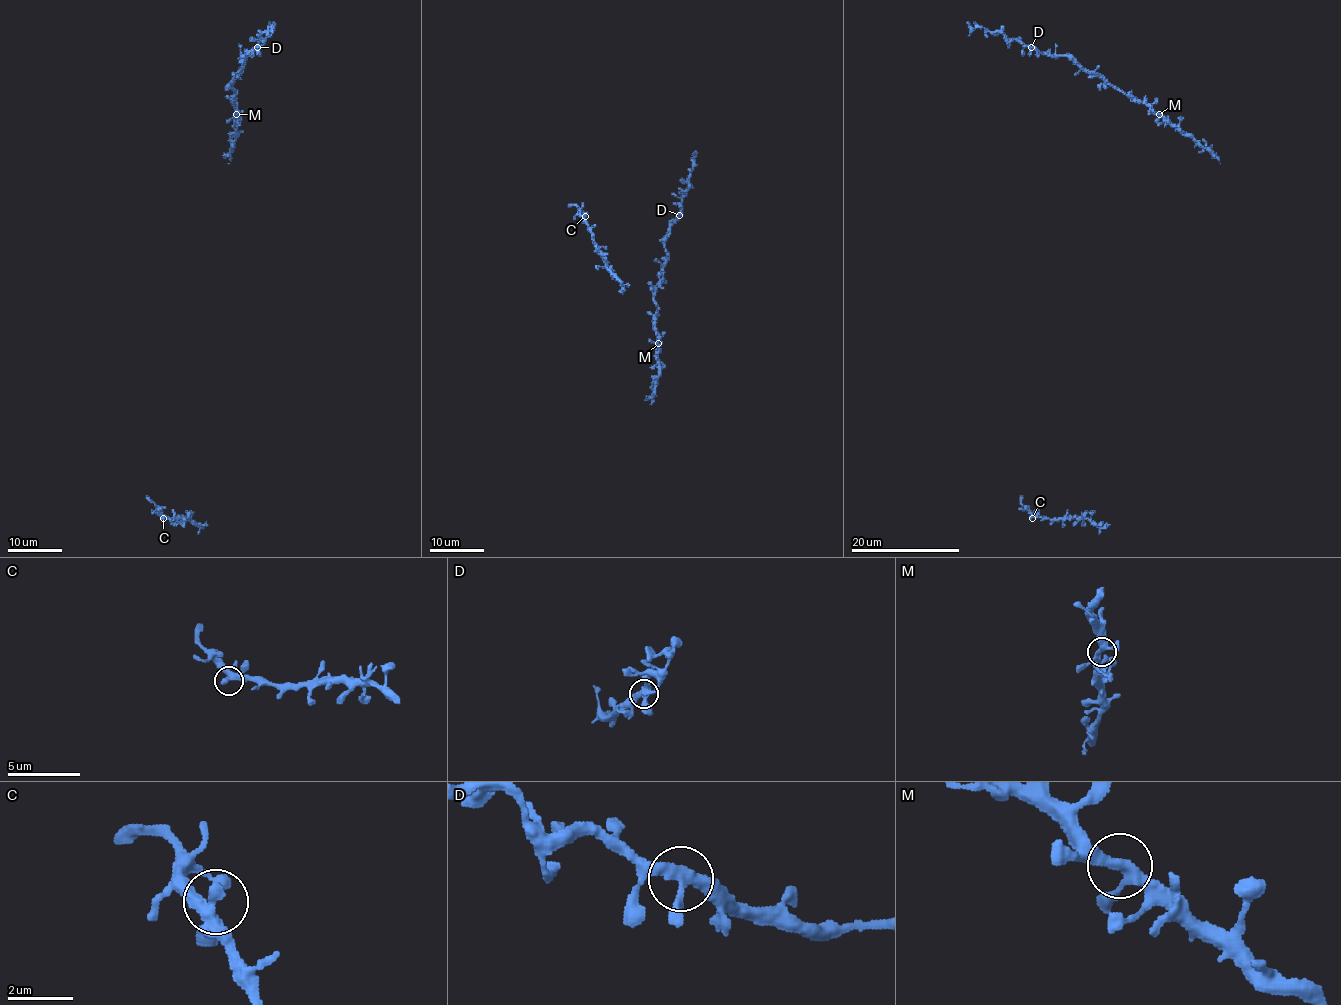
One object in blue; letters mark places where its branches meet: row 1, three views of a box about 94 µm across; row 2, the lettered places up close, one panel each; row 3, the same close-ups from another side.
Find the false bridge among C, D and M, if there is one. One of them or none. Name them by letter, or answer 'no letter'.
no letter

